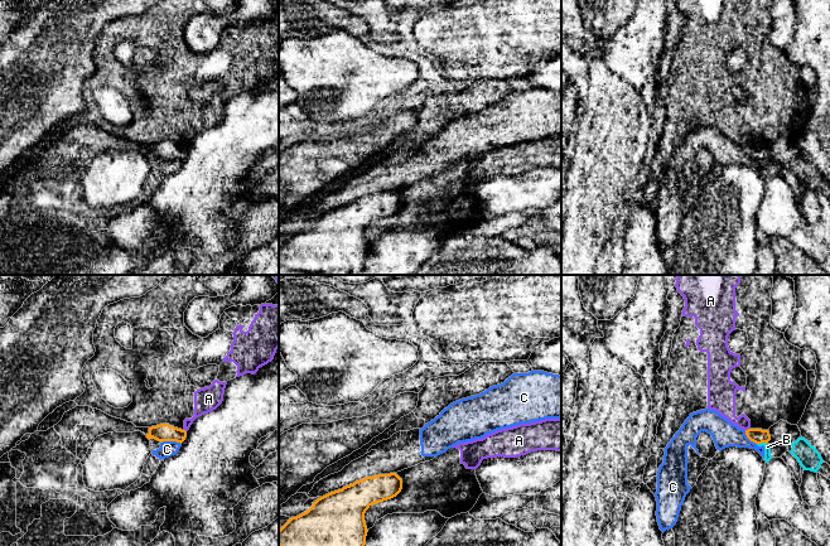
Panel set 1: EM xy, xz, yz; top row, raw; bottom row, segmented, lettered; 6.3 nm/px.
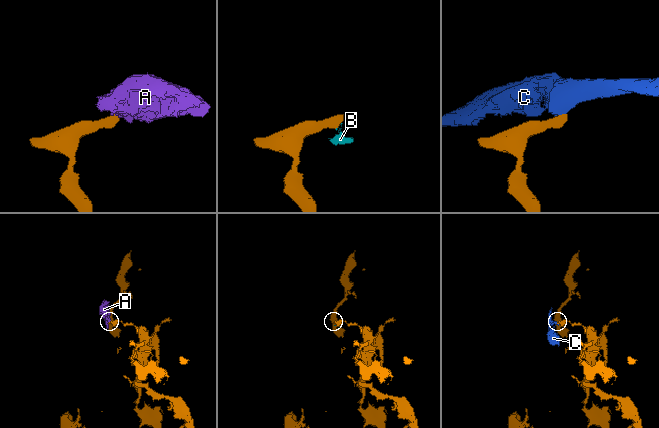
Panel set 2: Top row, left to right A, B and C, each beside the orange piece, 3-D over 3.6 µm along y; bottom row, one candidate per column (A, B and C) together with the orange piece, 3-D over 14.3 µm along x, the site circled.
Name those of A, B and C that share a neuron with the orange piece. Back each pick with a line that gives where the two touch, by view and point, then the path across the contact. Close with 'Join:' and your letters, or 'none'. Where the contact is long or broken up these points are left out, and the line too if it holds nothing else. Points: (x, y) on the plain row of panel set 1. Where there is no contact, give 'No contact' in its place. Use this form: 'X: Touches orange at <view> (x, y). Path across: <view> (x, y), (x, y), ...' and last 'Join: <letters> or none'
Join: none

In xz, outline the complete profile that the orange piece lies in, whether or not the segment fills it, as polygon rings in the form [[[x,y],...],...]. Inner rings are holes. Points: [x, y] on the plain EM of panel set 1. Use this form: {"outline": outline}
{"outline": [[[396,190],[378,192],[318,216],[304,231],[291,235],[279,247],[279,265],[290,270],[320,275],[359,275],[366,262],[366,228],[376,221],[396,214],[402,197]]]}

